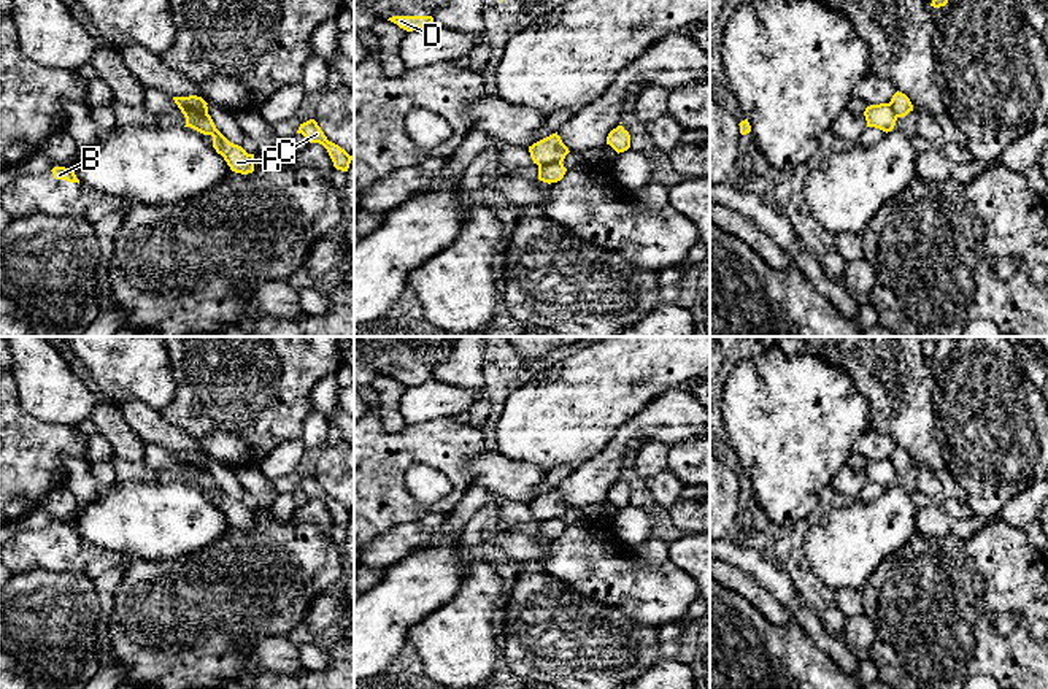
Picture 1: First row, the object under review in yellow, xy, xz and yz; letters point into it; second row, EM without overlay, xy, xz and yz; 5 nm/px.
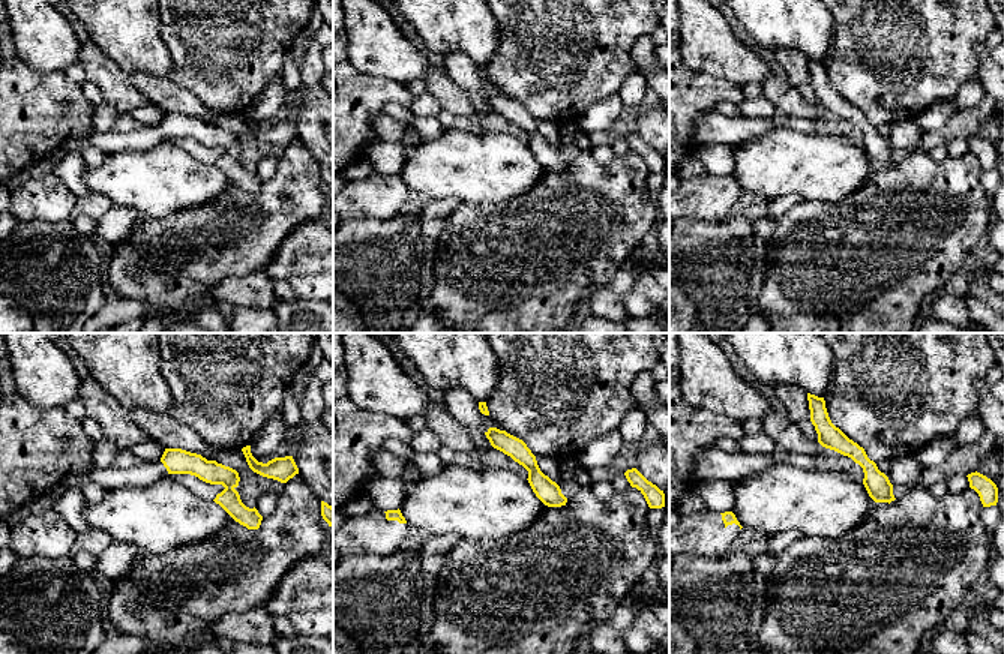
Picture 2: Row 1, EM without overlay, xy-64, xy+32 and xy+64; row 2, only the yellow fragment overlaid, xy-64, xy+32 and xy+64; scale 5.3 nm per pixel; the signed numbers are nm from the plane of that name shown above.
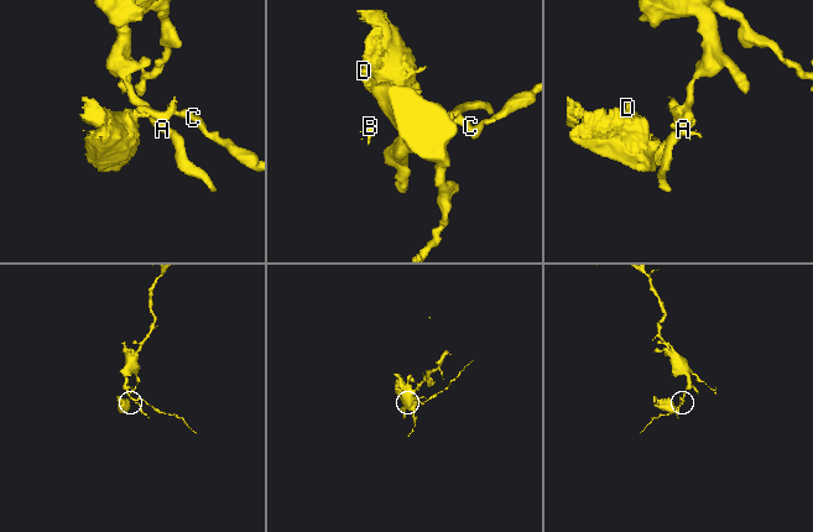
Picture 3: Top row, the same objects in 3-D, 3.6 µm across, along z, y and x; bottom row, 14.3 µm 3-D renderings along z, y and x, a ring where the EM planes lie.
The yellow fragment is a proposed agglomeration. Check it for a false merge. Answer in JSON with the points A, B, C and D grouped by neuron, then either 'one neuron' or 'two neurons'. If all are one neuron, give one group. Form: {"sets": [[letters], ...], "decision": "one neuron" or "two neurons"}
{"sets": [["A"], ["B", "C", "D"]], "decision": "two neurons"}

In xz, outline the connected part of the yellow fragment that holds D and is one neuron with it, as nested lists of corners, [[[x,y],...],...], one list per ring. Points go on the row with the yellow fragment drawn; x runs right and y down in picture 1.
[[[392,16],[387,21],[397,24],[400,29],[406,32],[413,32],[433,24],[432,16]]]

